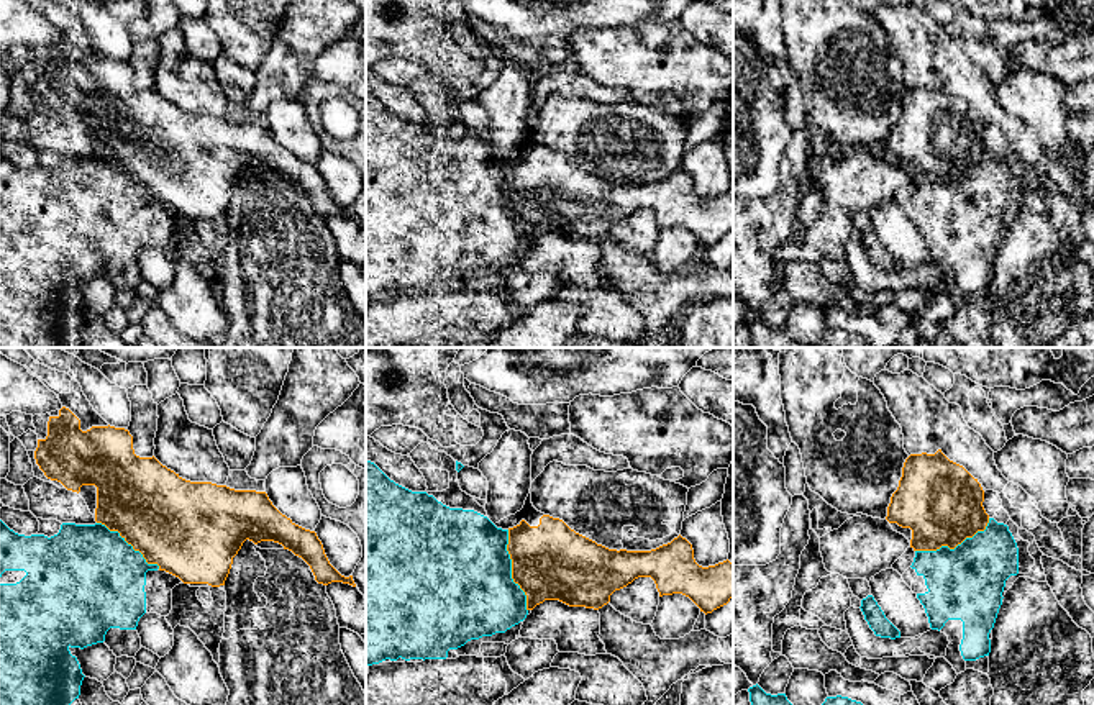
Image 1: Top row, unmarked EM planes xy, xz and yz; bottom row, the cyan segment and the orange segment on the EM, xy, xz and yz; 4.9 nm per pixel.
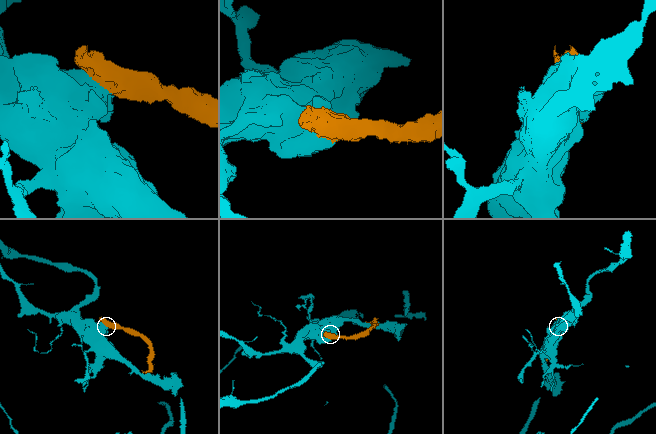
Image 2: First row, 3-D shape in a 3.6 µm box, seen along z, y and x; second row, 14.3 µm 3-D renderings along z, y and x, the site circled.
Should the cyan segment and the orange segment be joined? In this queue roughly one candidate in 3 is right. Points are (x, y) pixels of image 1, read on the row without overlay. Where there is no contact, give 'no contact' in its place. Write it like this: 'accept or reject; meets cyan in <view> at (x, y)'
reject; meets cyan in xz at (510, 204)

